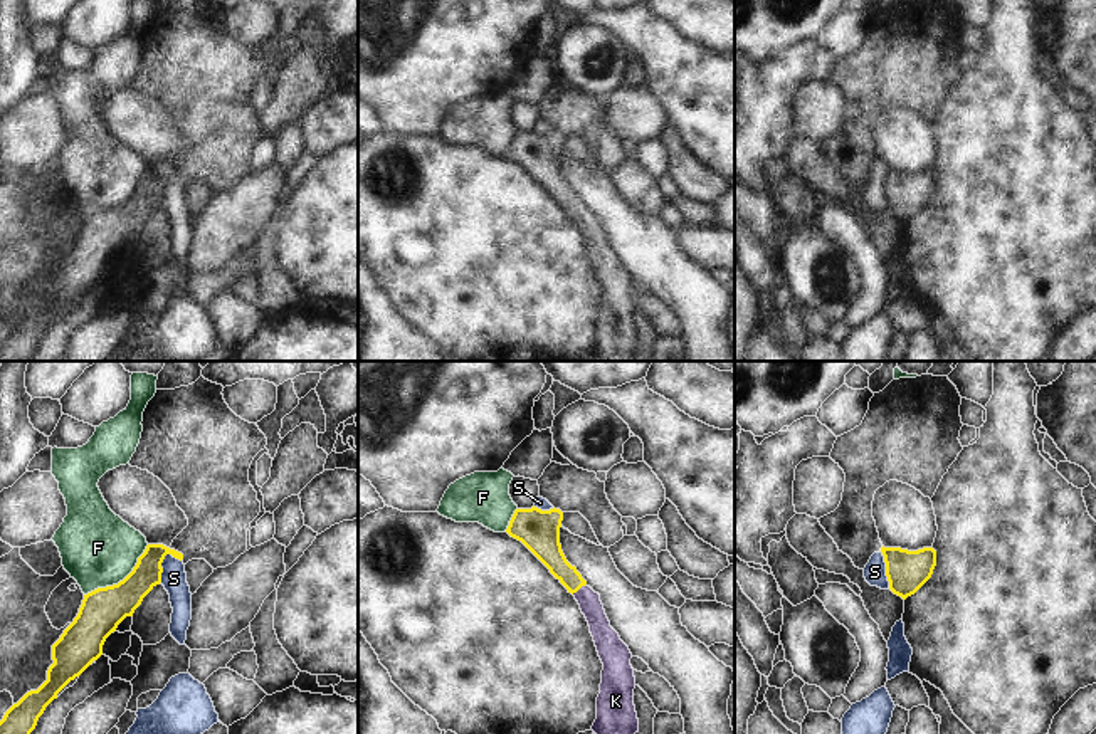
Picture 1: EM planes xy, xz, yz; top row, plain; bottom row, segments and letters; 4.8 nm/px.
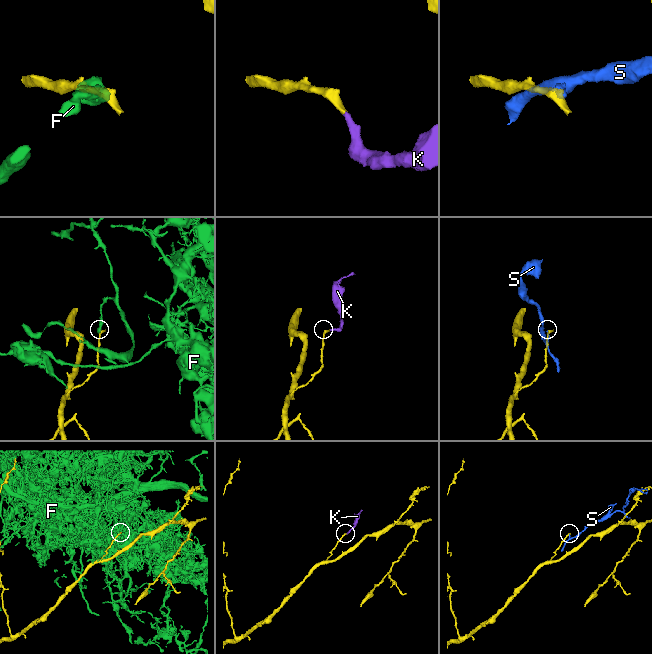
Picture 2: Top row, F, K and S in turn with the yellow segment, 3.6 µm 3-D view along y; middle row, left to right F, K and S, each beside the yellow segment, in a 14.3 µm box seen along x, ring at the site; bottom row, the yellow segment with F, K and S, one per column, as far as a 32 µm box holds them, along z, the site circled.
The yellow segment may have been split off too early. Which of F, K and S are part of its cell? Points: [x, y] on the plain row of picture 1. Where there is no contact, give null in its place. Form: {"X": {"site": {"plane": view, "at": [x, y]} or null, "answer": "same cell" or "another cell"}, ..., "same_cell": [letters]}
{"F": {"site": {"plane": "xy", "at": [120, 205]}, "answer": "another cell"}, "K": {"site": {"plane": "xz", "at": [579, 212]}, "answer": "same cell"}, "S": {"site": {"plane": "xy", "at": [160, 190]}, "answer": "another cell"}, "same_cell": ["K"]}

